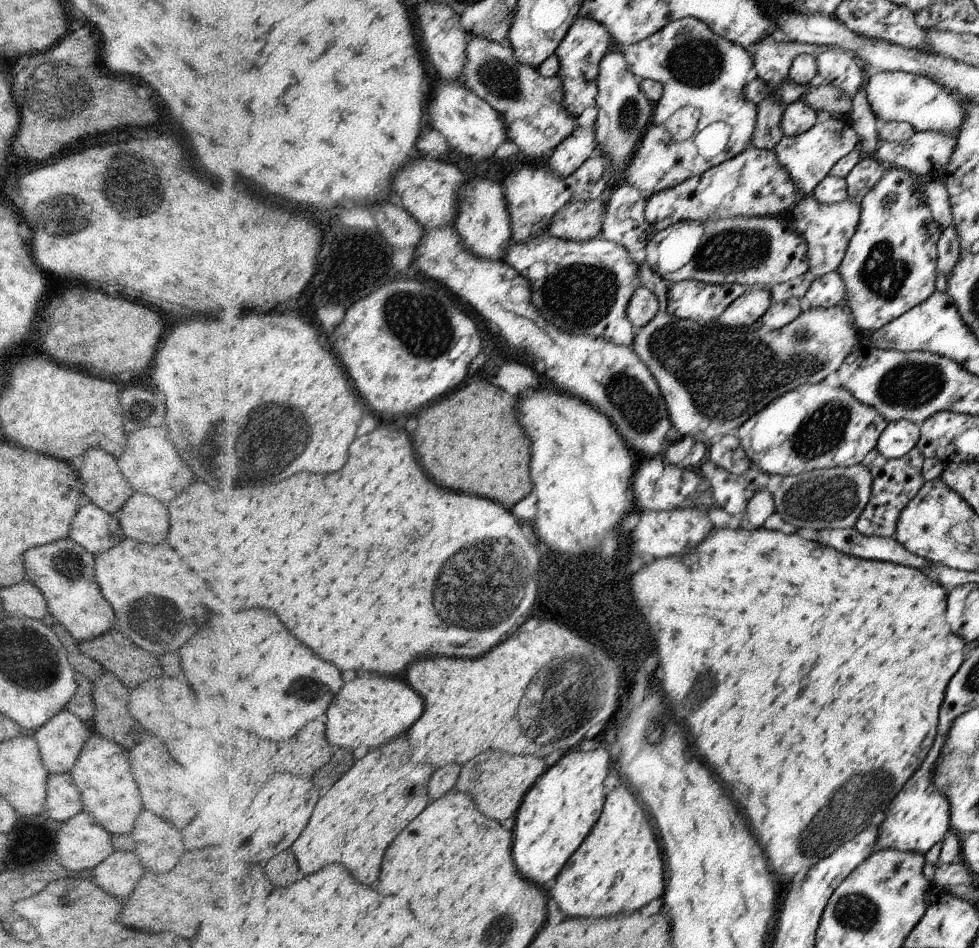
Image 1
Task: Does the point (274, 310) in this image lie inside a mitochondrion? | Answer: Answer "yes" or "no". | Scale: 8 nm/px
no

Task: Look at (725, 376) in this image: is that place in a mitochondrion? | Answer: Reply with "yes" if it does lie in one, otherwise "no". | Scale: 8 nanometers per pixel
yes

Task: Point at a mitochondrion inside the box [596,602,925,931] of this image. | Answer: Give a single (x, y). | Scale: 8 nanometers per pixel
(851, 810)

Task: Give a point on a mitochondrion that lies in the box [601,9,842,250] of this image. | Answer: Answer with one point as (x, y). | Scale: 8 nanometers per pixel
(694, 60)

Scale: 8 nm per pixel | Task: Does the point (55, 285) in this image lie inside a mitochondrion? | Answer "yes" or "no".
no

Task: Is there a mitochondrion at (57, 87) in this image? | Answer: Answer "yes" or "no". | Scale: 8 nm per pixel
yes

